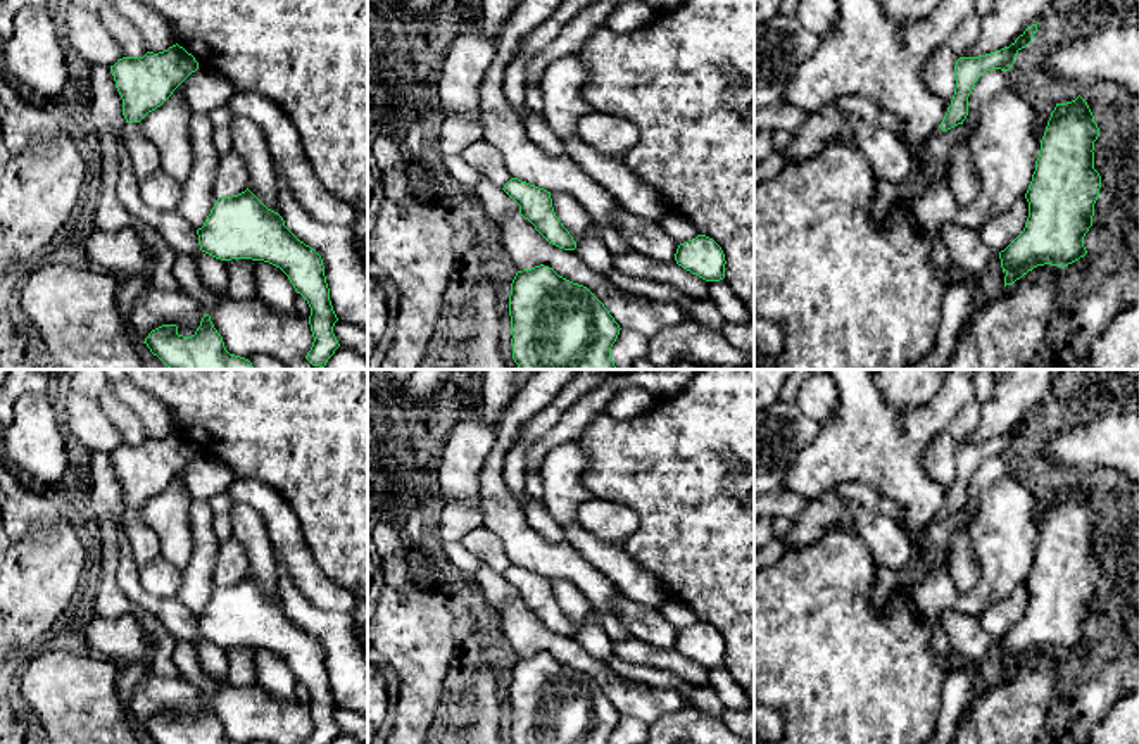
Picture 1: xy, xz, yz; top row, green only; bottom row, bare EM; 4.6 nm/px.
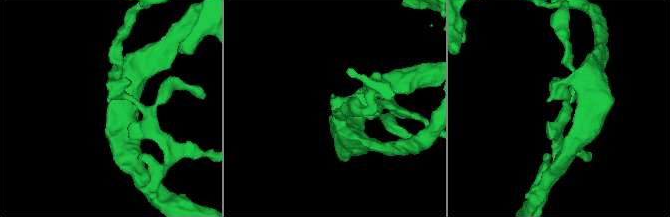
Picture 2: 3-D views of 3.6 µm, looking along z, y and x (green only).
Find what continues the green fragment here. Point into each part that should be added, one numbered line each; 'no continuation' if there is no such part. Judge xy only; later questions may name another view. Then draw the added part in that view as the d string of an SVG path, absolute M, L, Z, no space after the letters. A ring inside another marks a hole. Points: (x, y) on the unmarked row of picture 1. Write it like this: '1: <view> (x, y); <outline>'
no continuation

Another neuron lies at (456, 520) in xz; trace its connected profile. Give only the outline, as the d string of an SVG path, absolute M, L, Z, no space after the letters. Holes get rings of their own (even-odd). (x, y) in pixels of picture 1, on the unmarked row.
M442 499L442 509L438 518L438 537L444 544L457 544L471 530L483 525L483 513L480 508L469 508L466 504Z

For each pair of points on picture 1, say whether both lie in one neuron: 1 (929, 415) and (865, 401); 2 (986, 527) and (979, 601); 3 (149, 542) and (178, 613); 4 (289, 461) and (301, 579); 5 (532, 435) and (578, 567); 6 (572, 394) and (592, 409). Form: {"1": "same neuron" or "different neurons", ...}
{"1": "same neuron", "2": "same neuron", "3": "different neurons", "4": "different neurons", "5": "different neurons", "6": "different neurons"}

